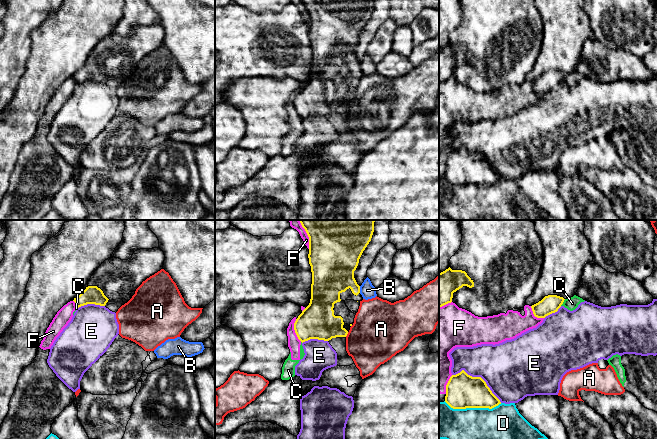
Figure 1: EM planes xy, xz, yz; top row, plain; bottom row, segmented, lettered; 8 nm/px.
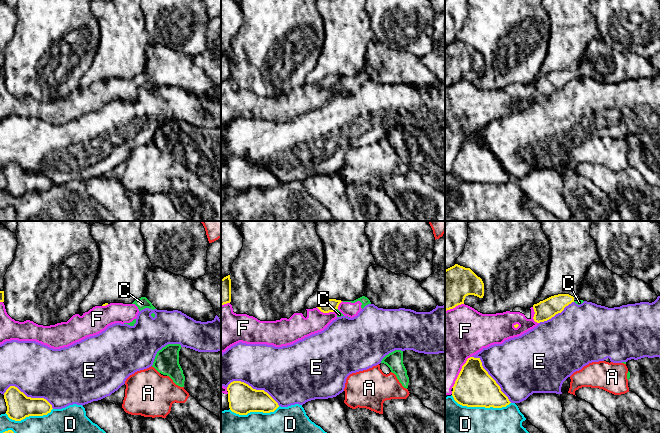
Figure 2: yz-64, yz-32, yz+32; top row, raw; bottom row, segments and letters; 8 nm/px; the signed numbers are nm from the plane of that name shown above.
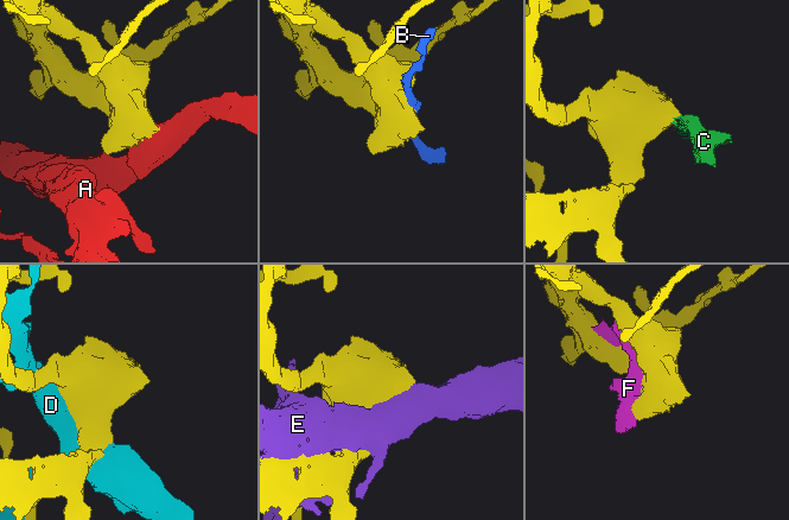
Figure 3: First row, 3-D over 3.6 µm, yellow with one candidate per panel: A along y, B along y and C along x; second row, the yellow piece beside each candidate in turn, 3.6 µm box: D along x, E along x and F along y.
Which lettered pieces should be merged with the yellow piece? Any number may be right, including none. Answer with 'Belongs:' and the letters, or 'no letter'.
Belongs: no letter

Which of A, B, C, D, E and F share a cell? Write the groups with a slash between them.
A / B / C F / D / E

